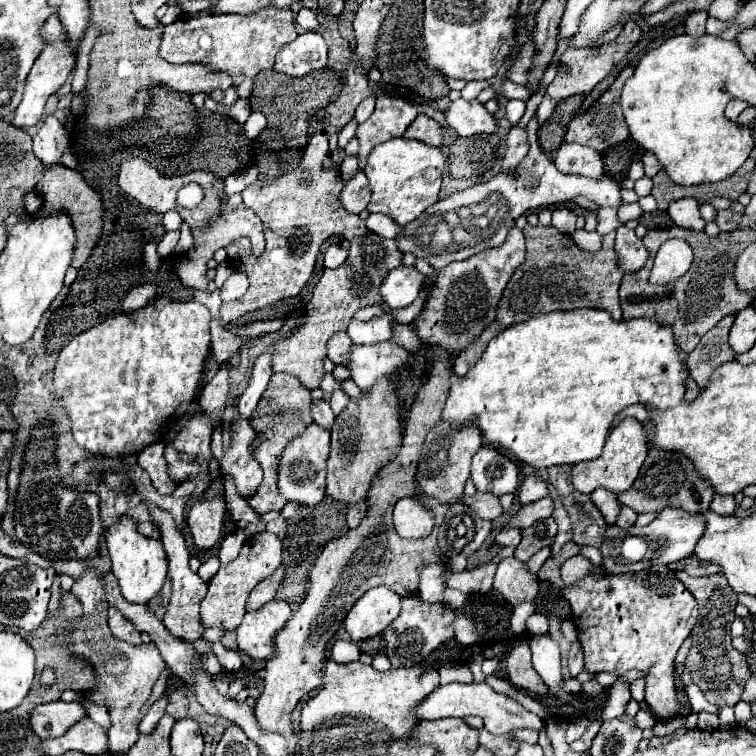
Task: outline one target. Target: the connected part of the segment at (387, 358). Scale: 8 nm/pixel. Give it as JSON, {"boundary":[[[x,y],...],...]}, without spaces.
{"boundary":[[[394,339],[376,345],[352,345],[348,351],[348,371],[360,389],[370,389],[378,379],[392,375],[408,363],[408,351]]]}

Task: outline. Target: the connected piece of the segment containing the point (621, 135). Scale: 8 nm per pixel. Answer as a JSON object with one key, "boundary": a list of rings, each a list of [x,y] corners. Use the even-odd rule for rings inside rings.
{"boundary":[[[628,65],[620,71],[620,75],[614,79],[614,83],[610,85],[608,91],[604,91],[600,95],[598,101],[592,103],[592,107],[586,111],[586,113],[578,113],[570,119],[570,125],[566,129],[566,141],[568,143],[580,143],[580,145],[586,145],[586,147],[592,147],[596,151],[604,151],[616,143],[622,143],[626,141],[628,137],[628,127],[624,123],[624,117],[622,117],[622,109],[620,109],[620,91],[622,91],[622,85],[624,81],[632,75],[634,67]]]}

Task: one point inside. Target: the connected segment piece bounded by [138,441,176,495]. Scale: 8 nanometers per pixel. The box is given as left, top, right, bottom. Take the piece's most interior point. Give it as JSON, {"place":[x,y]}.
{"place":[151,460]}

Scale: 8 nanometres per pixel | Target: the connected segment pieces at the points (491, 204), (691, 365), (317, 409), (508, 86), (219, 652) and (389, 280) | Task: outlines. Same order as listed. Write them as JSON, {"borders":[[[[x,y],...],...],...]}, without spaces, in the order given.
{"borders":[[[[534,116],[526,127],[530,151],[514,171],[506,175],[500,173],[486,183],[472,185],[430,205],[422,217],[416,217],[410,225],[402,227],[400,235],[394,239],[398,249],[402,249],[402,253],[412,253],[414,257],[426,259],[434,269],[442,269],[452,261],[462,261],[478,251],[502,245],[506,239],[506,229],[510,229],[526,211],[574,201],[576,197],[586,197],[600,207],[620,203],[620,187],[610,177],[604,175],[600,179],[590,179],[582,175],[560,173],[554,161],[544,155],[538,145],[538,127],[540,125]]],[[[726,315],[716,327],[712,327],[700,339],[696,349],[686,359],[688,373],[694,377],[694,381],[698,383],[700,389],[706,385],[710,373],[718,365],[734,359],[734,353],[728,347],[728,331],[730,331],[732,323],[734,323],[734,315]]],[[[314,399],[312,405],[310,405],[310,413],[312,413],[312,417],[314,417],[314,421],[316,421],[318,425],[322,425],[322,427],[326,427],[326,429],[332,427],[332,423],[334,423],[334,413],[332,413],[332,409],[330,409],[330,405],[328,405],[326,401]]],[[[506,79],[506,81],[502,83],[500,95],[506,97],[506,99],[522,99],[522,101],[526,101],[526,99],[530,97],[530,89],[526,89],[524,85],[516,85],[516,83],[512,83],[510,79]]],[[[214,643],[212,651],[214,651],[214,655],[218,657],[218,661],[220,661],[228,671],[238,671],[238,669],[242,667],[242,659],[240,659],[240,653],[238,653],[238,651],[230,651],[230,649],[226,649],[226,647],[220,645],[220,643]]],[[[400,265],[392,269],[380,285],[380,297],[390,309],[402,309],[414,303],[424,283],[424,275],[420,275],[414,267]]]]}

